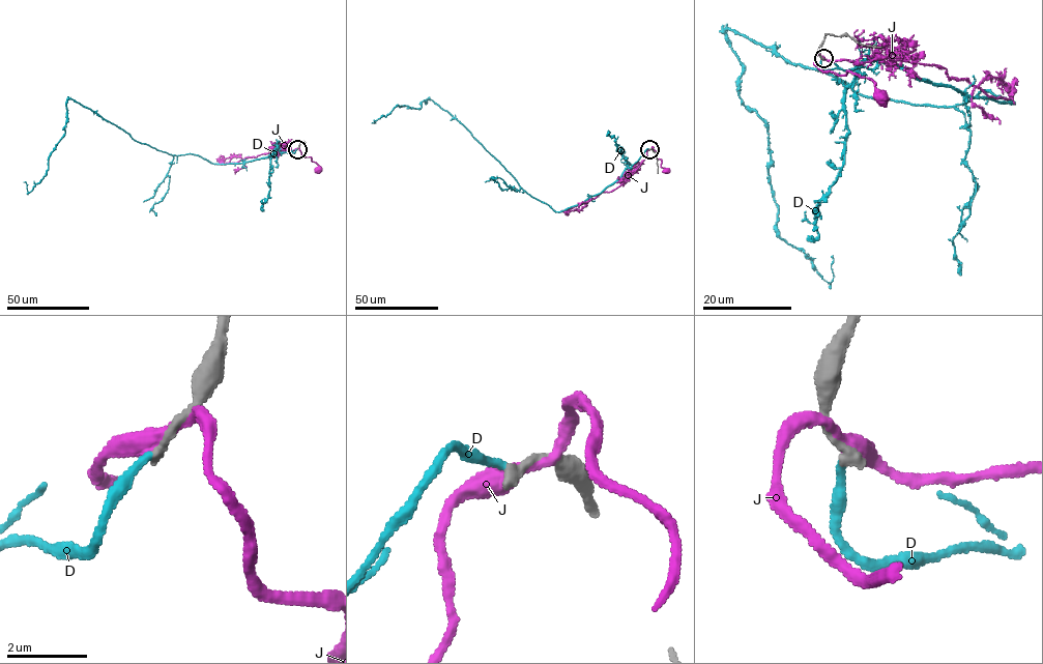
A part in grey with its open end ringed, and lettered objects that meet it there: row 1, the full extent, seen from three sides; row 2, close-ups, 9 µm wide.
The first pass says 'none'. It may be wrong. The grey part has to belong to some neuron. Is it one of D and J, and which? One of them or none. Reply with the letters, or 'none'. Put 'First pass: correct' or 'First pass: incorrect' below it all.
none
First pass: correct

